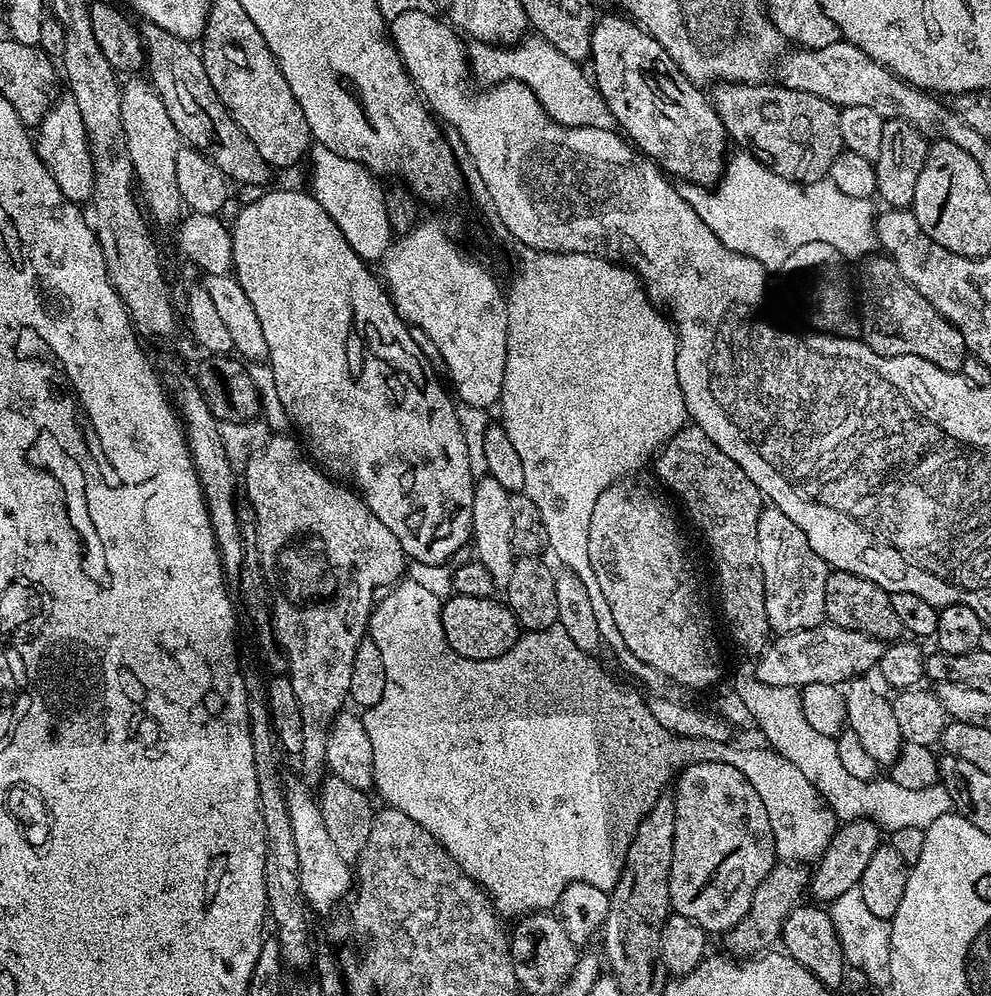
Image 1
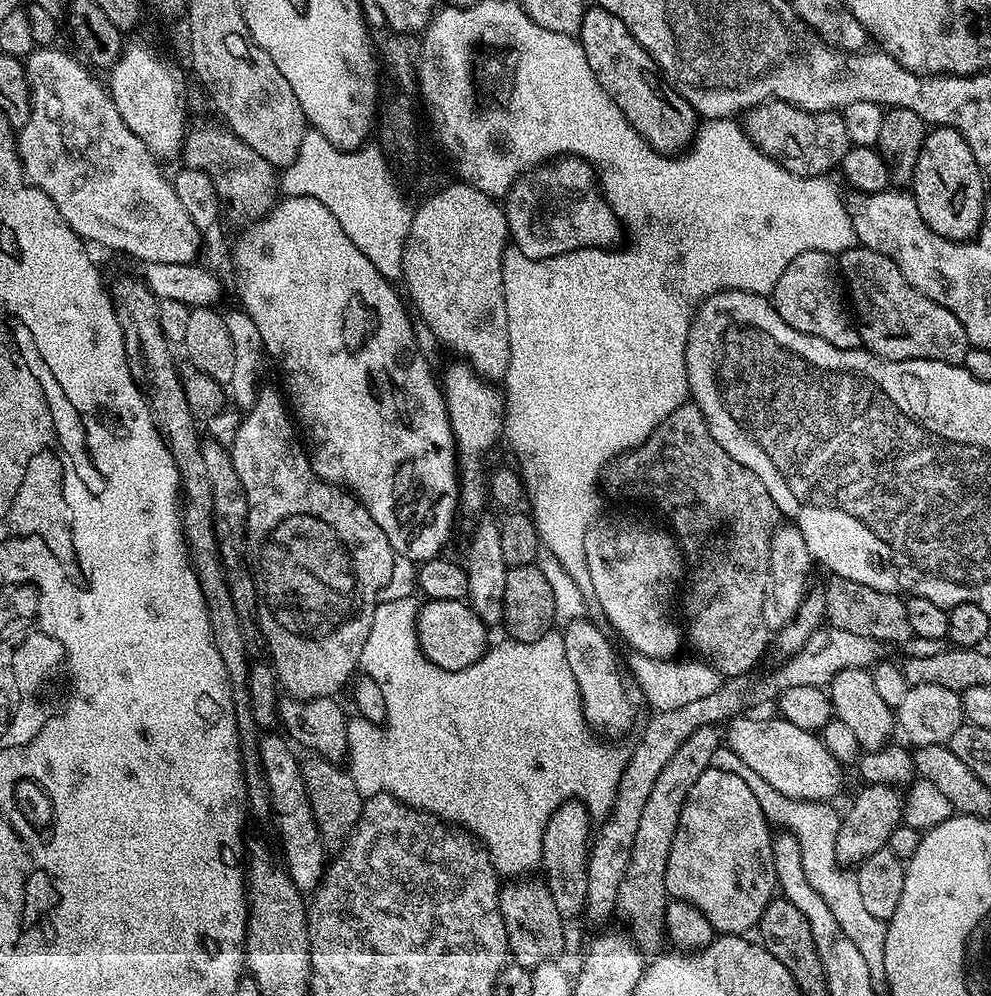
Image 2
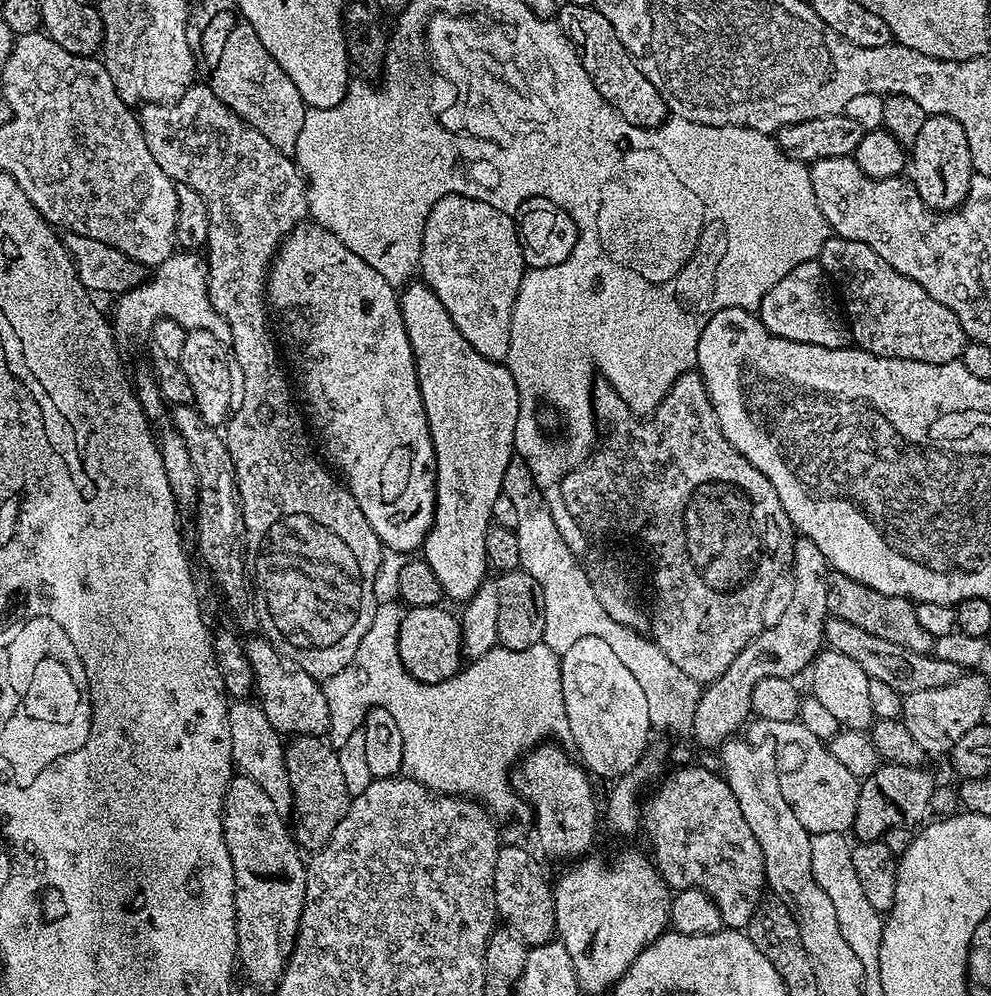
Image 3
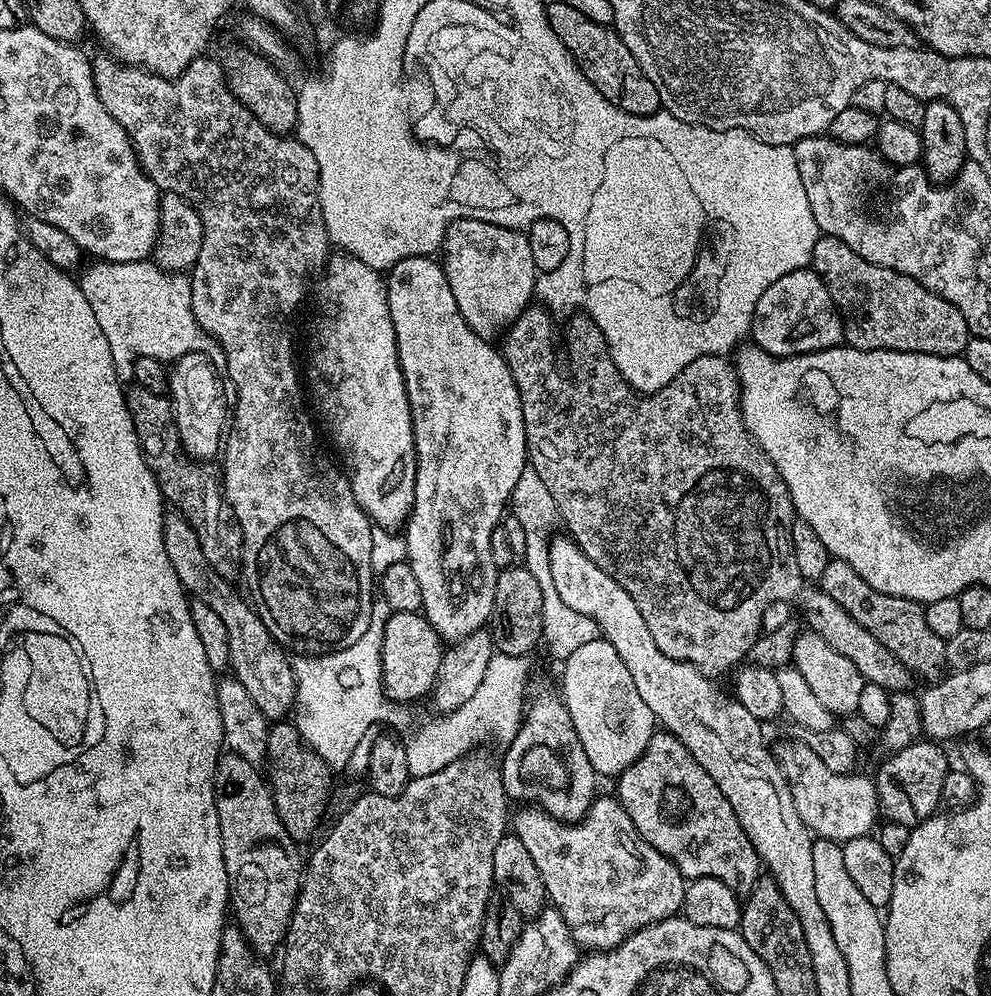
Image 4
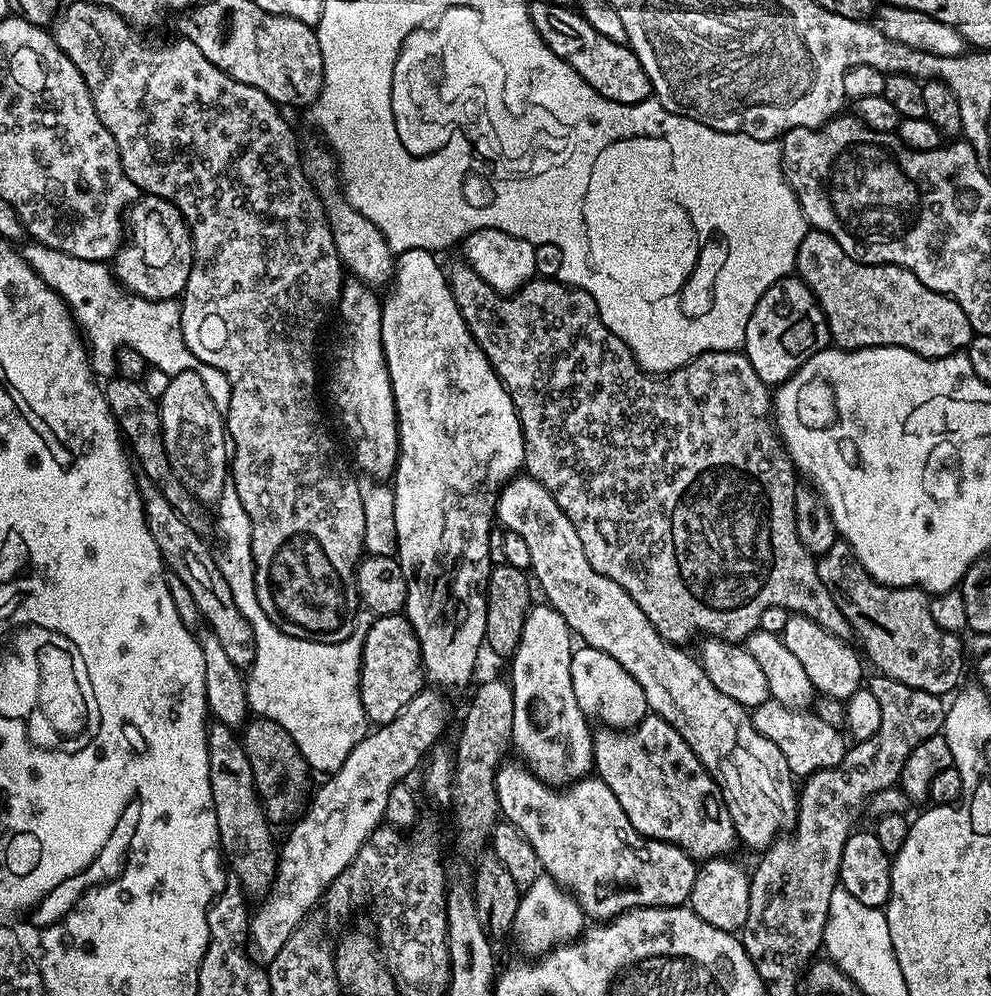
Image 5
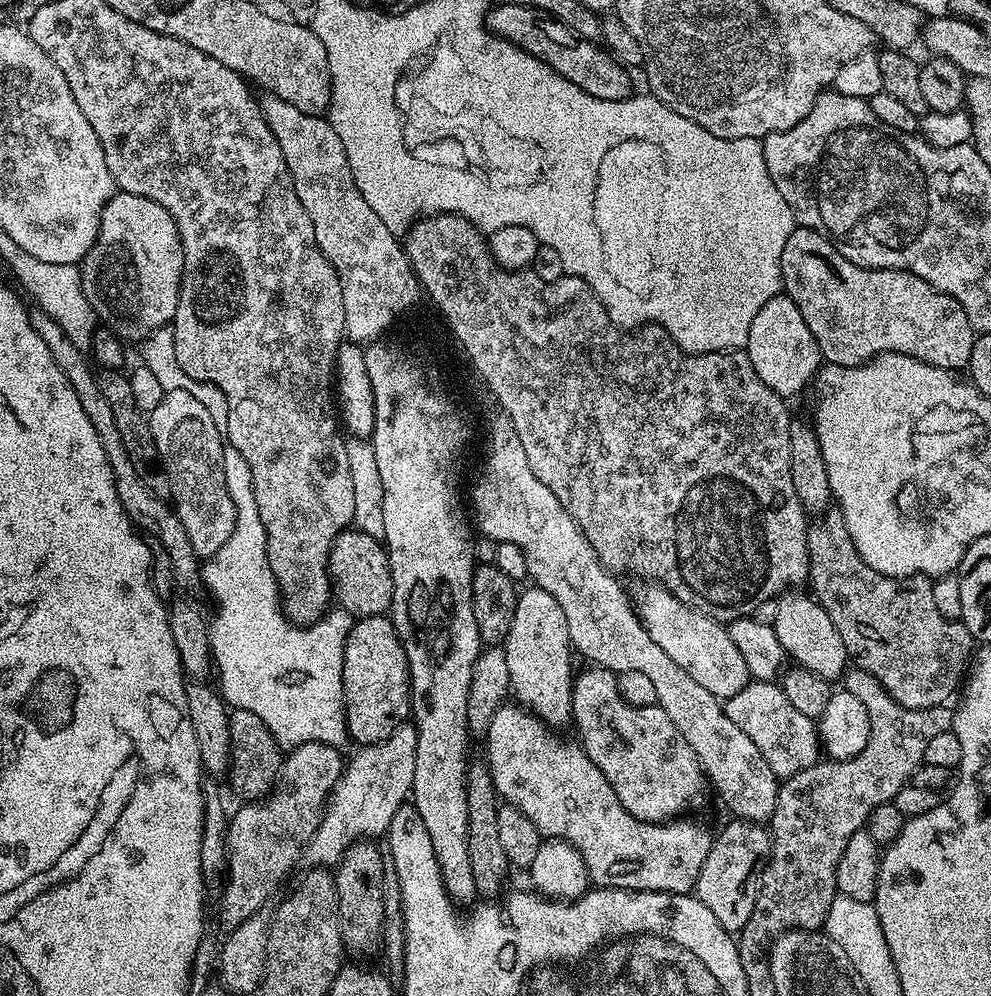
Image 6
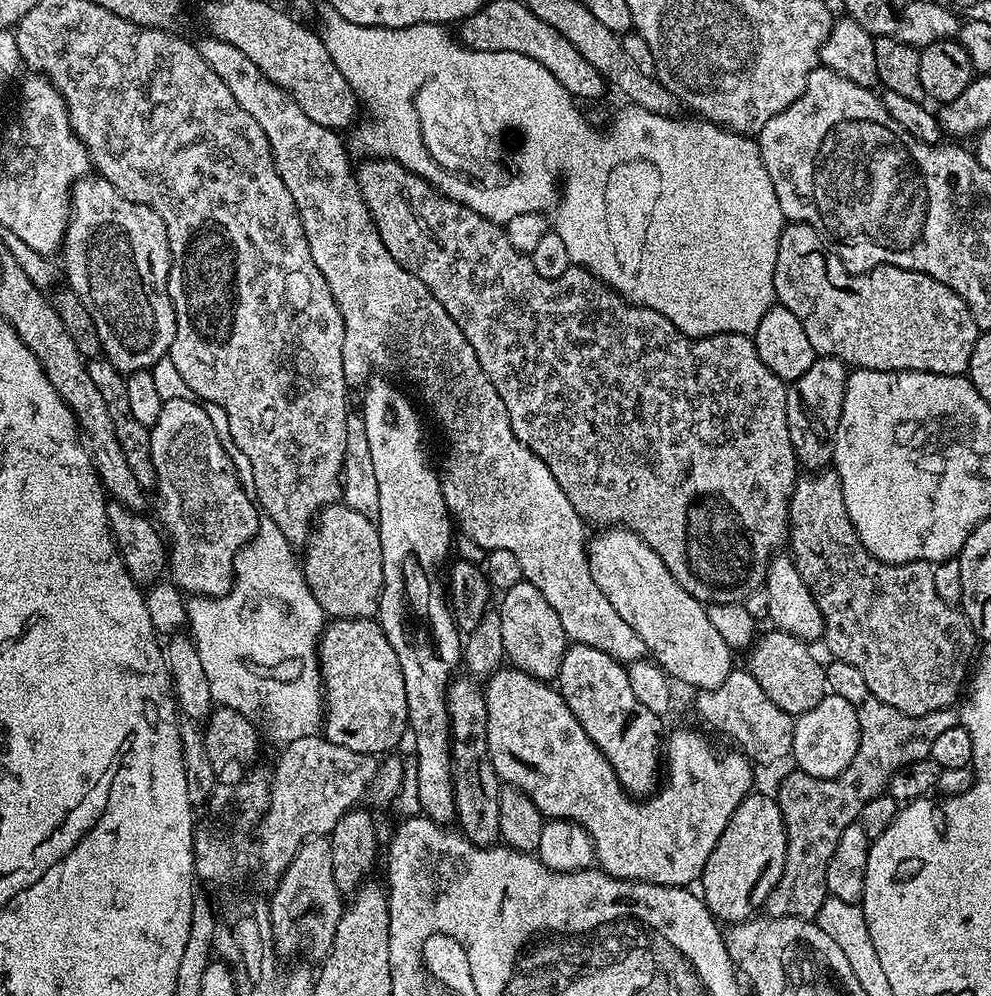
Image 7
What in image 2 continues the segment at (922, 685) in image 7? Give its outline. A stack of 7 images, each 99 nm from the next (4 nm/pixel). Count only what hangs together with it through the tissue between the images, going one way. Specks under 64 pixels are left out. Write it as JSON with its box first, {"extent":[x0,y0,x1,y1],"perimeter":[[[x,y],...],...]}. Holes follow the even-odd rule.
{"extent":[823,576,912,646],"perimeter":[[[832,576],[829,581],[823,589],[826,594],[826,620],[831,627],[847,630],[849,634],[862,634],[862,638],[874,638],[886,646],[902,646],[912,639],[906,606],[897,593],[874,590],[874,586],[862,586],[862,582],[850,582],[850,578],[841,576]]]}

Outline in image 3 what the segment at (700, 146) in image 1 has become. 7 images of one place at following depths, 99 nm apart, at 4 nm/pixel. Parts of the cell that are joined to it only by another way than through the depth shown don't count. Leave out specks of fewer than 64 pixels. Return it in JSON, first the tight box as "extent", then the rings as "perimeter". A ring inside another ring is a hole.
{"extent":[558,2,669,128],"perimeter":[[[571,2],[561,3],[558,12],[559,23],[579,52],[582,66],[586,74],[590,74],[598,94],[602,94],[602,98],[606,98],[606,102],[610,102],[610,106],[614,106],[614,110],[618,110],[618,114],[626,118],[626,122],[639,128],[657,128],[669,119],[668,103],[664,101],[654,82],[650,82],[650,78],[642,74],[626,46],[622,46],[606,14],[602,14],[595,6],[574,6]]]}

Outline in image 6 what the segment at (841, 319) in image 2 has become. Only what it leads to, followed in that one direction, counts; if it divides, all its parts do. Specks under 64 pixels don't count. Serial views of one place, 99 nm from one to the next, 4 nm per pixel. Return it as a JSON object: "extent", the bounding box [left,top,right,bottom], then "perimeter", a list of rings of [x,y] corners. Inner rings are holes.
{"extent":[746,294,822,398],"perimeter":[[[787,294],[770,298],[770,302],[754,314],[746,351],[758,378],[762,378],[774,394],[785,398],[798,395],[807,384],[809,387],[822,367],[818,342],[814,342],[814,334],[810,334],[810,326],[806,326],[802,310],[798,310]]]}

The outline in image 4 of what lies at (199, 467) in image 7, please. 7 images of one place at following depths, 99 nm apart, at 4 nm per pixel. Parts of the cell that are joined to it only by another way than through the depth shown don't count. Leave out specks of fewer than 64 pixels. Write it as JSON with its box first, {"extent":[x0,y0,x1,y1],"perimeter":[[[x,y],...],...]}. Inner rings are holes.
{"extent":[167,352,230,462],"perimeter":[[[191,352],[171,365],[168,378],[167,395],[170,397],[174,418],[174,435],[196,462],[208,462],[212,455],[219,453],[226,436],[226,425],[230,420],[230,400],[224,397],[224,388],[220,385],[220,376],[216,368],[207,360],[204,352]]]}

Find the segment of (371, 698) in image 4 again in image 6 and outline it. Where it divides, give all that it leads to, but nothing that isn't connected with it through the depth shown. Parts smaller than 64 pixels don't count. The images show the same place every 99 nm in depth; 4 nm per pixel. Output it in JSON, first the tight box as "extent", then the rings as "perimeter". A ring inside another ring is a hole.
{"extent":[202,455,350,748],"perimeter":[[[229,455],[226,464],[226,486],[230,490],[230,498],[234,498],[236,511],[234,534],[222,542],[220,549],[202,568],[203,587],[208,587],[216,599],[216,617],[211,617],[208,640],[212,643],[215,675],[220,675],[218,691],[229,709],[241,708],[258,714],[281,747],[293,748],[310,742],[343,747],[350,740],[342,684],[342,662],[349,617],[328,614],[311,626],[297,626],[284,615],[280,588],[276,585],[268,561],[266,526],[262,526],[262,518],[258,514],[258,502],[254,502],[252,475],[241,456]]]}

